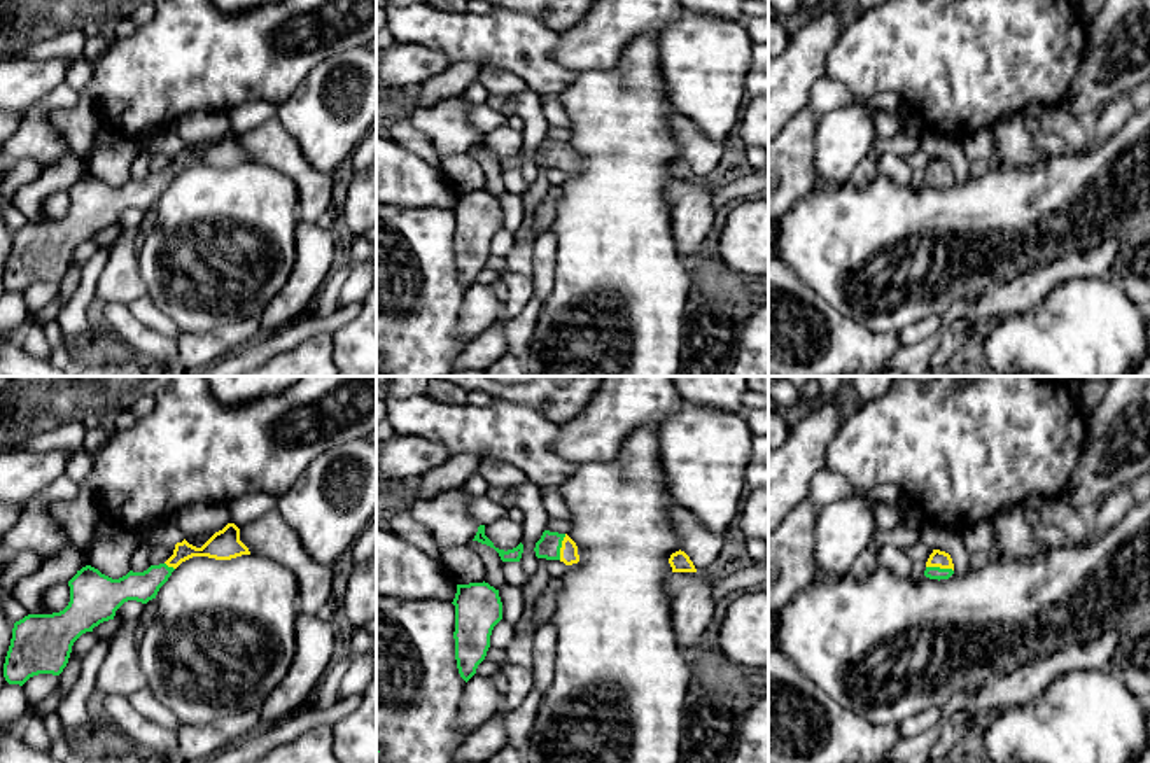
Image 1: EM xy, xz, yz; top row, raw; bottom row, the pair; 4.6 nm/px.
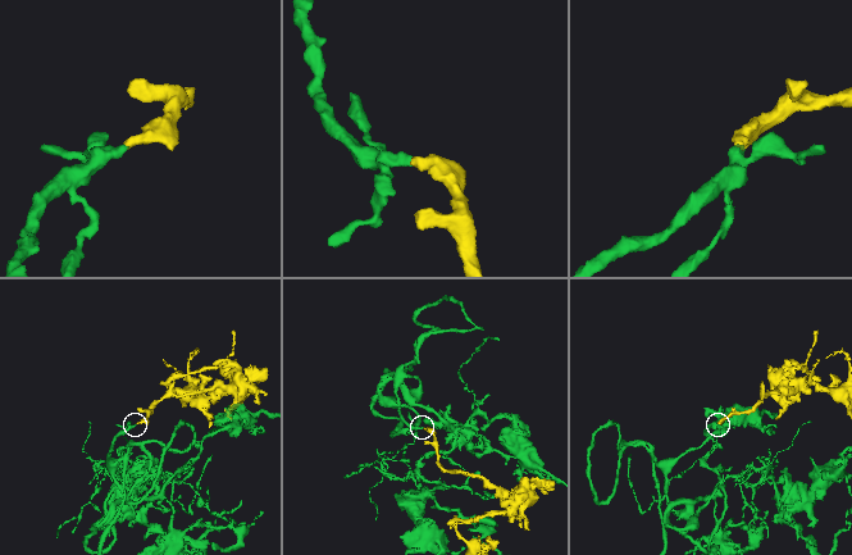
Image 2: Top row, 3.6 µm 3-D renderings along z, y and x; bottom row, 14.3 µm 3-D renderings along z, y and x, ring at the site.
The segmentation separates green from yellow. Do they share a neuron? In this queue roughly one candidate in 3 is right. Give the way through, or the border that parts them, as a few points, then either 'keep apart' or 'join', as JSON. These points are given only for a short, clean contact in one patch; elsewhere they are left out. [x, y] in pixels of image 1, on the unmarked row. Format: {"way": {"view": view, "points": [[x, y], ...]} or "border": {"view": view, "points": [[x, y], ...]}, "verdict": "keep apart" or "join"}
{"way": {"view": "yz", "points": [[933, 181], [940, 177], [937, 167]]}, "verdict": "join"}

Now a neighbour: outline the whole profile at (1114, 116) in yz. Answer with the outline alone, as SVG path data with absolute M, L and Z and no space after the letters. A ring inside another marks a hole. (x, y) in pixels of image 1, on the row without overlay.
M1127 93L1106 103L1101 114L1089 124L1090 140L1096 144L1106 142L1127 122L1132 112L1134 107Z

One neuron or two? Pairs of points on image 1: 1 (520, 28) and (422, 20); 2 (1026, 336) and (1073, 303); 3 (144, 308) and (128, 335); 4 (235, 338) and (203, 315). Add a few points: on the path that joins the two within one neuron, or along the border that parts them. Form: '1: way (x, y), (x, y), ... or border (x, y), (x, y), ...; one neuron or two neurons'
1: way (496, 30), (447, 30); one neuron
2: way (1038, 336), (1045, 336), (1066, 315); one neuron
3: border (126, 305), (144, 324), (175, 338); two neurons
4: border (258, 321), (245, 319), (203, 333), (181, 333); two neurons

